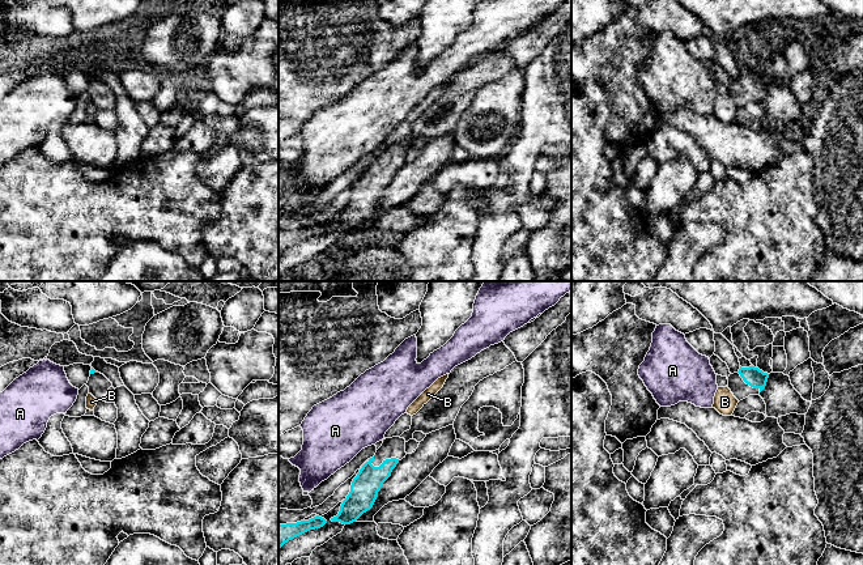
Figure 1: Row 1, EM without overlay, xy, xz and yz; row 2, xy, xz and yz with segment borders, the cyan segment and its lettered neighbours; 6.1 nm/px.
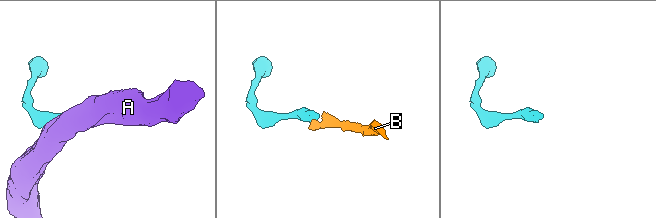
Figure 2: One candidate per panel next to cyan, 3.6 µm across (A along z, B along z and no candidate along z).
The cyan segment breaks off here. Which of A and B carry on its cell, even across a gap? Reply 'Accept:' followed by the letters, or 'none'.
Accept: none

